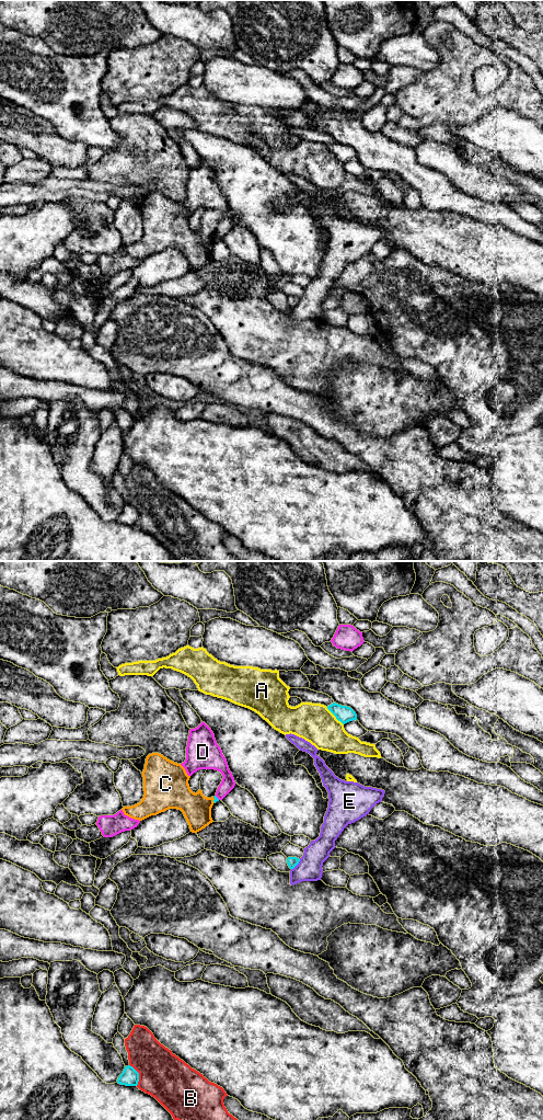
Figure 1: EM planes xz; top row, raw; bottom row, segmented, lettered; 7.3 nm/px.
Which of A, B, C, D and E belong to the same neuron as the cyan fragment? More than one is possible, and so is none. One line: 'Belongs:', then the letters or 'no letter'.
Belongs: no letter

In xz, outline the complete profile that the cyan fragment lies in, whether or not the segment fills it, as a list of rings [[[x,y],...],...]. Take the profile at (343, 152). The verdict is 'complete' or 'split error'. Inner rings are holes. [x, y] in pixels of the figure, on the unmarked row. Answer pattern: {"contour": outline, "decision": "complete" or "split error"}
{"contour": [[[336,141],[327,145],[327,148],[336,156],[338,160],[340,160],[343,163],[357,159],[356,151],[347,145],[342,145]]], "decision": "complete"}

